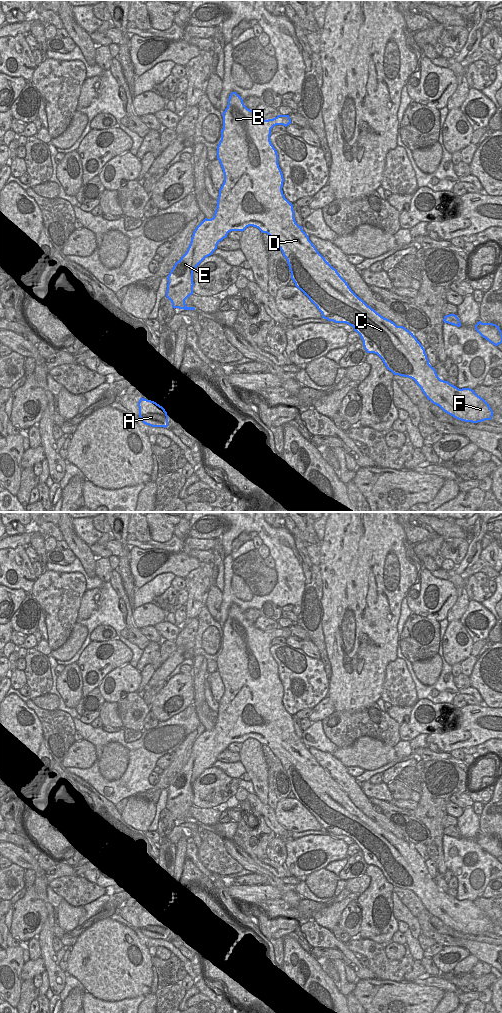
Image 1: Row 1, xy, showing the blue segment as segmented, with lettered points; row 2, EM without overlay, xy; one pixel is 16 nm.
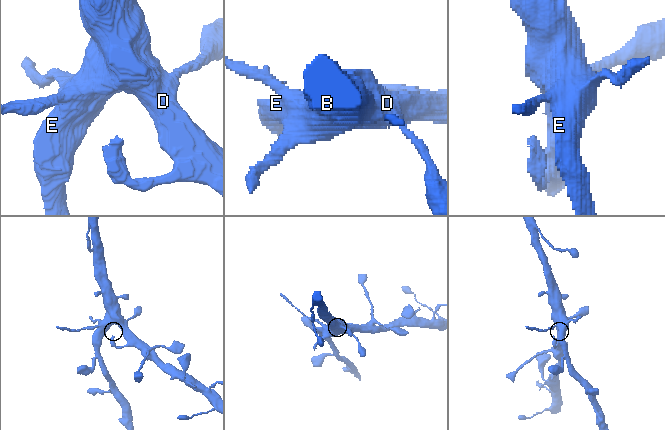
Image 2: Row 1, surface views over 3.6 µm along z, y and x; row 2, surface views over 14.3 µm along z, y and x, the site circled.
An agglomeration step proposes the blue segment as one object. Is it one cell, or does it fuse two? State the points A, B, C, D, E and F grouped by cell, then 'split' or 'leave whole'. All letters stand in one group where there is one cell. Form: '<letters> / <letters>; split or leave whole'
A B C D E F; leave whole

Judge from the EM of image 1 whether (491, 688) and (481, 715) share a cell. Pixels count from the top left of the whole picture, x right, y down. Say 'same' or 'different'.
different

